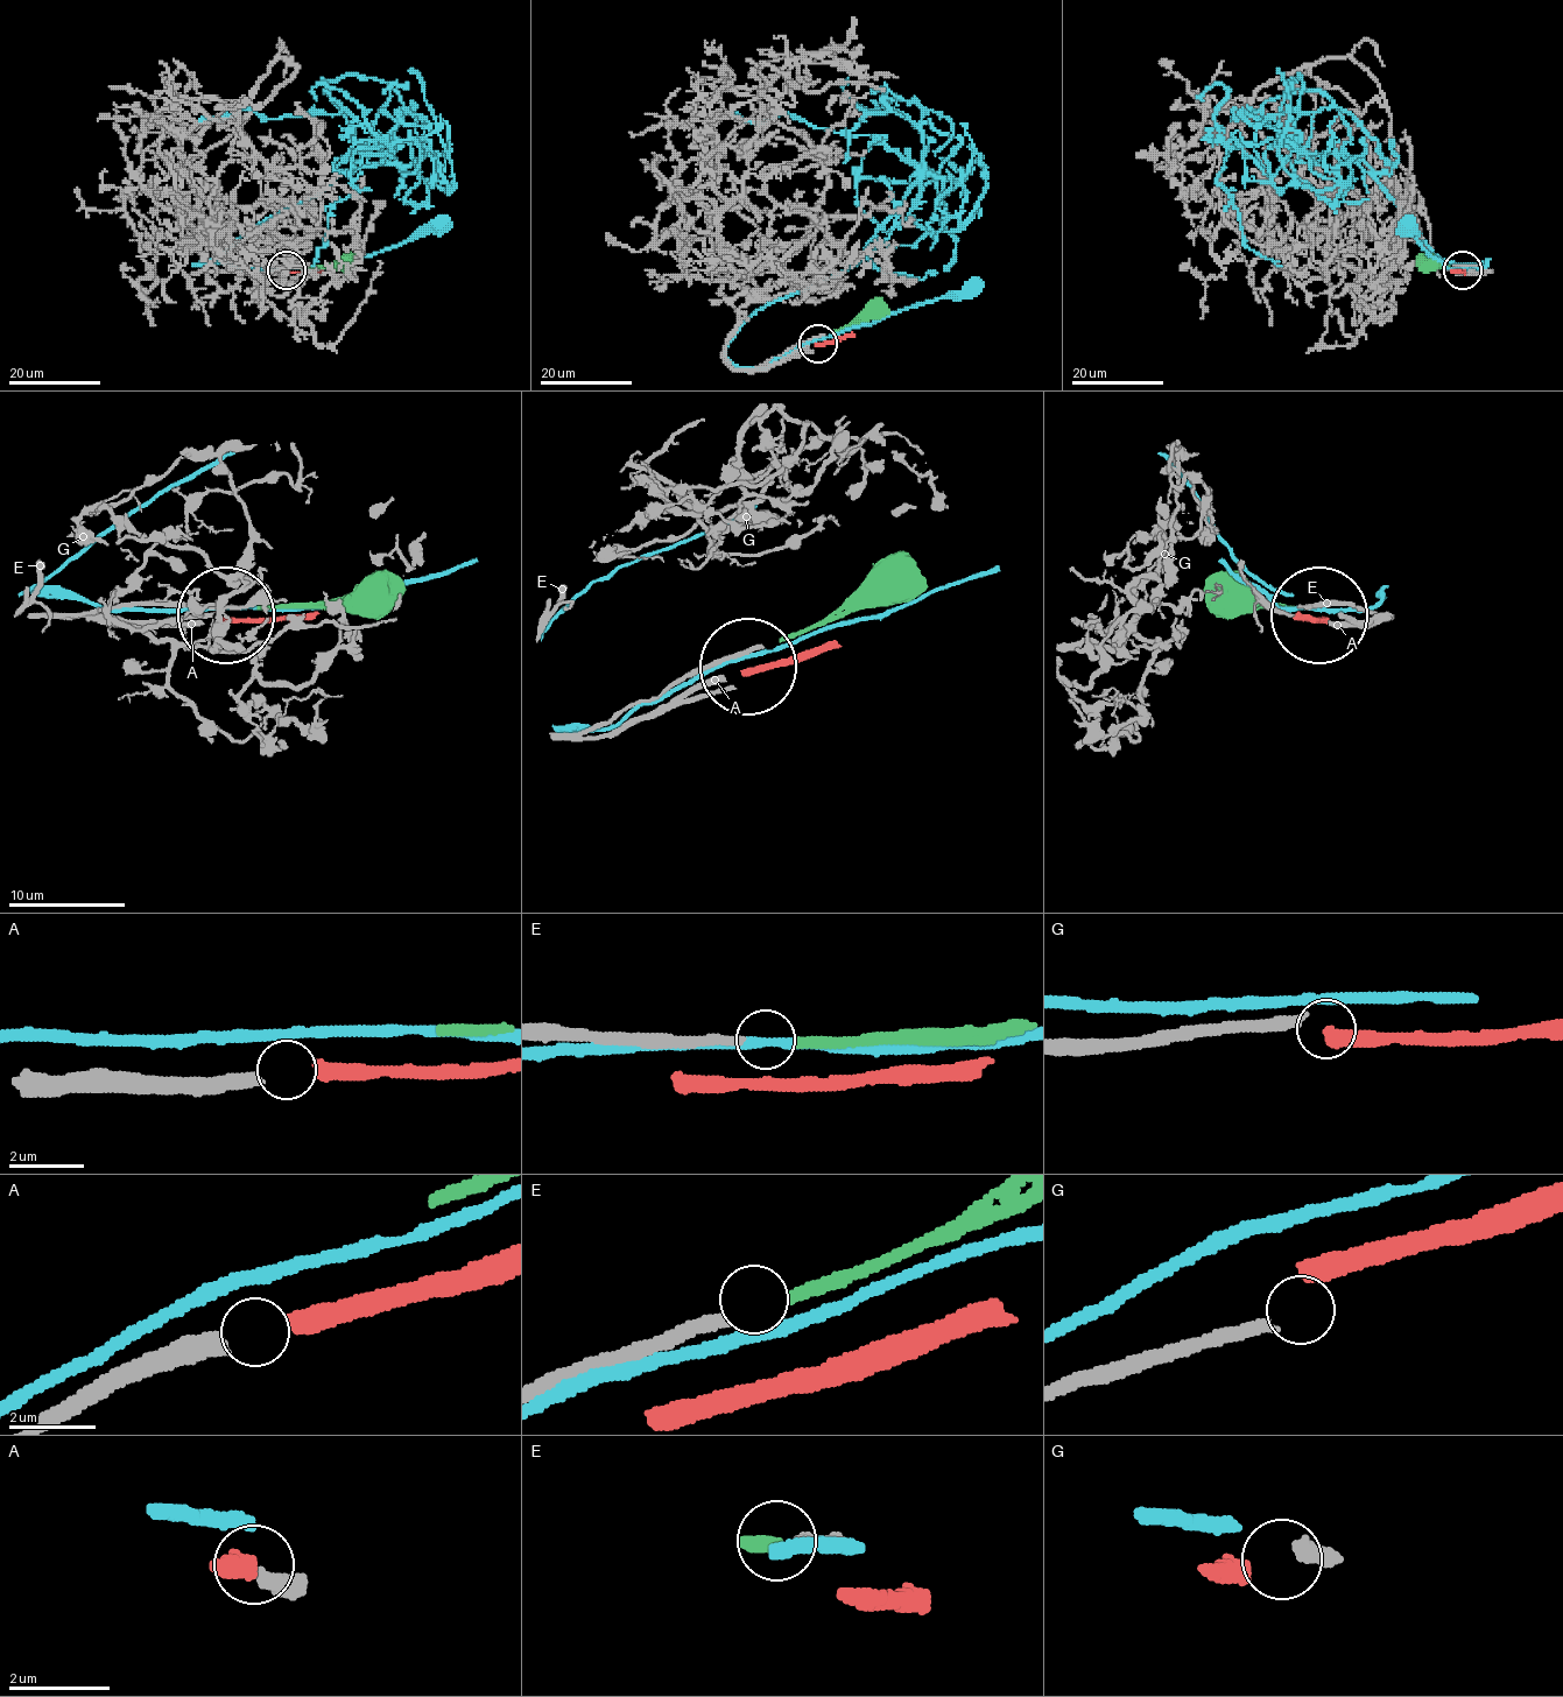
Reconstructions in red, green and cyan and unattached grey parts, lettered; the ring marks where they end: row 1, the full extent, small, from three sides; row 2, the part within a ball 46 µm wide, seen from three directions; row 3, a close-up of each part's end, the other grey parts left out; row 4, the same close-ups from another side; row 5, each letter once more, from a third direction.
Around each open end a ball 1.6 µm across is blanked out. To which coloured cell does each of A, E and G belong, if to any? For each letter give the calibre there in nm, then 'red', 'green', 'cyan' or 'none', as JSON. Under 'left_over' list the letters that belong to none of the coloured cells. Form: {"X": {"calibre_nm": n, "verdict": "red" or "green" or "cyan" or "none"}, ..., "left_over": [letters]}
{"A": {"calibre_nm": 420, "verdict": "red"}, "E": {"calibre_nm": 280, "verdict": "green"}, "G": {"calibre_nm": 320, "verdict": "none"}, "left_over": ["G"]}

